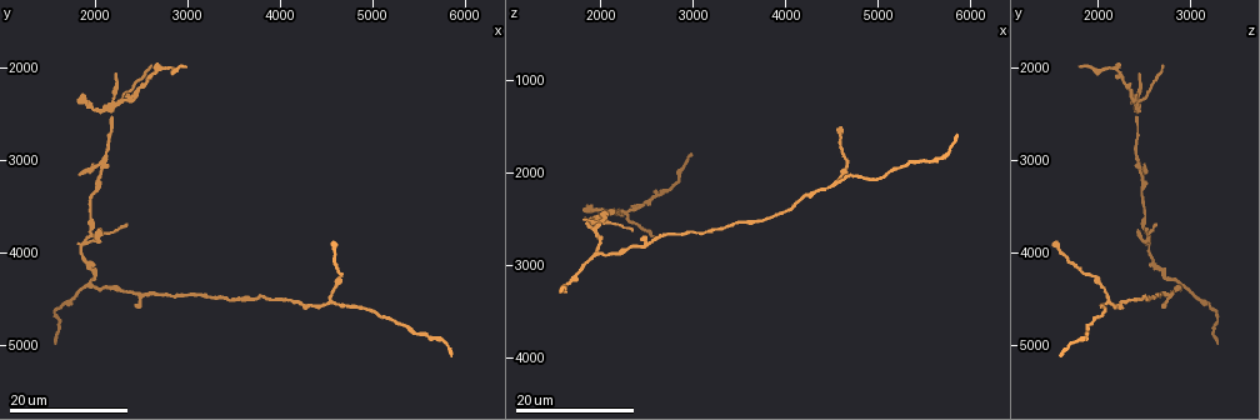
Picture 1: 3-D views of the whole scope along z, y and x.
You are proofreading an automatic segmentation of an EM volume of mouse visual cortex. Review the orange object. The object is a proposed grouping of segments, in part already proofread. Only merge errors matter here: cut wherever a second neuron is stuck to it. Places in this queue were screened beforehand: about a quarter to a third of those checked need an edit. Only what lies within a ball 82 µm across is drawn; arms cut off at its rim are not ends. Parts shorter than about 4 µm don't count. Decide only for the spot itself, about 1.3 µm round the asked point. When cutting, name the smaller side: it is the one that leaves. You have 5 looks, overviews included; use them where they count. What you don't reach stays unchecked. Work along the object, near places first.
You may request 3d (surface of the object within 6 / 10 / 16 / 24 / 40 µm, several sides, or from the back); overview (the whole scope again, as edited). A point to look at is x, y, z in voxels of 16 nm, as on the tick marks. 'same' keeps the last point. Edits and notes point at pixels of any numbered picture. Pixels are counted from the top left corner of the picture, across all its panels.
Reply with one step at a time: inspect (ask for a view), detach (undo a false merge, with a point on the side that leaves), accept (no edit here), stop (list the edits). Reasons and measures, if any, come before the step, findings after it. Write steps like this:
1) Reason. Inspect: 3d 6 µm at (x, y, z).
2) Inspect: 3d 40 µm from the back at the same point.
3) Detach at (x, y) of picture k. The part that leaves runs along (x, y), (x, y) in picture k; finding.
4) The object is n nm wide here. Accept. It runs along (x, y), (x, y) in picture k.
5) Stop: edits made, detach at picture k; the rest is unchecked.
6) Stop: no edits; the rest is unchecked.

A fork. Inspect: 3d 24 µm at (4500, 4550, 2100).

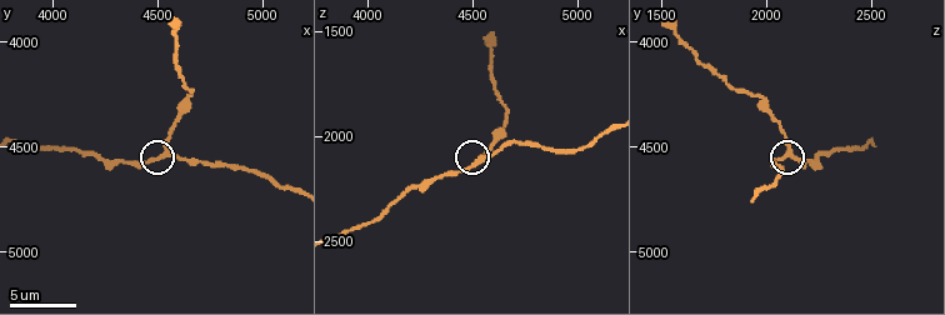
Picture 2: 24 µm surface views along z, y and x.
Closer look. Inspect: 3d 10 µm at (4550, 4520, 2100).

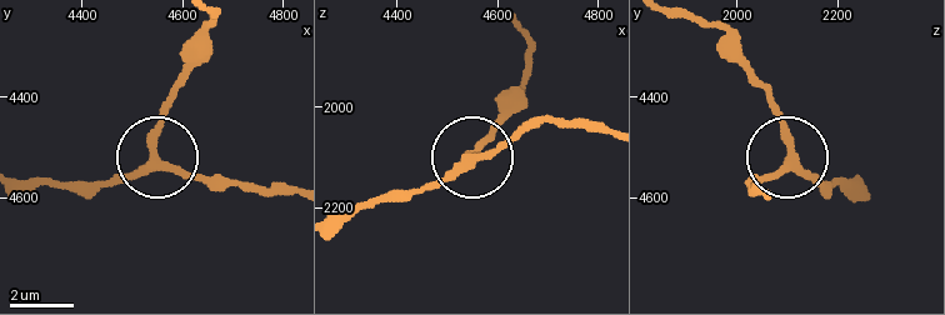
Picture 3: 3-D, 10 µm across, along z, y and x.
3 arms meet here. Accept. It runs along (20, 180), (133, 178), (154, 156), (173, 86) in picture 3; all the same neuron.

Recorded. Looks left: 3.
A fork. Inspect: 3d 24 µm at (1950, 4350, 2850).

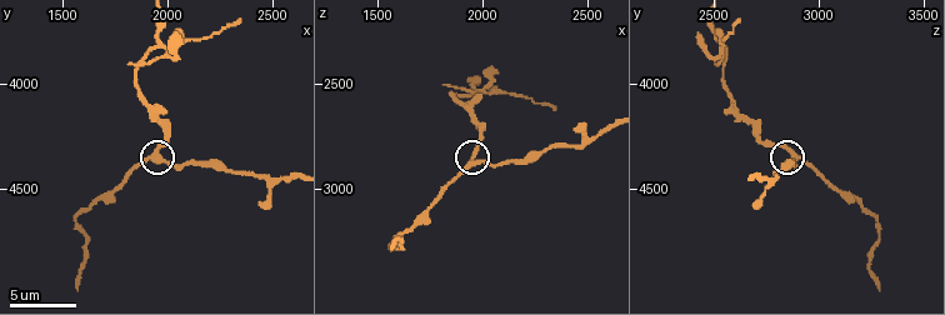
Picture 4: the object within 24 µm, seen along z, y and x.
Inspect: 3d 6 µm at (1940, 4330, 2870).

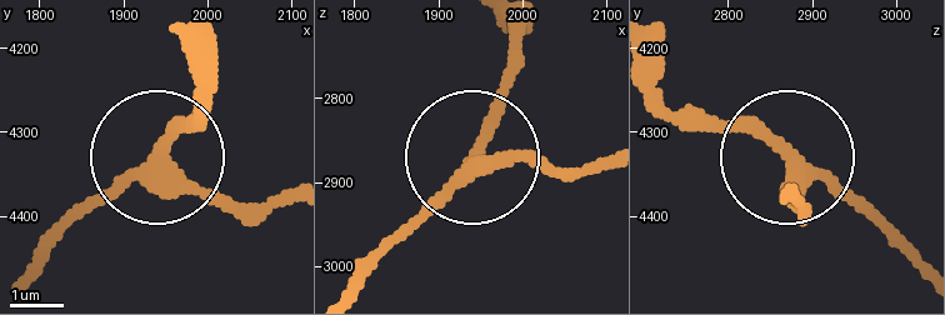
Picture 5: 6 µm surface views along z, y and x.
Accept. It runs along (794, 208), (799, 158), (889, 243) in picture 5; all the same neuron.

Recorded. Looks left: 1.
Three arms meet. Inspect: 3d 16 µm at (2460, 4440, 2790).

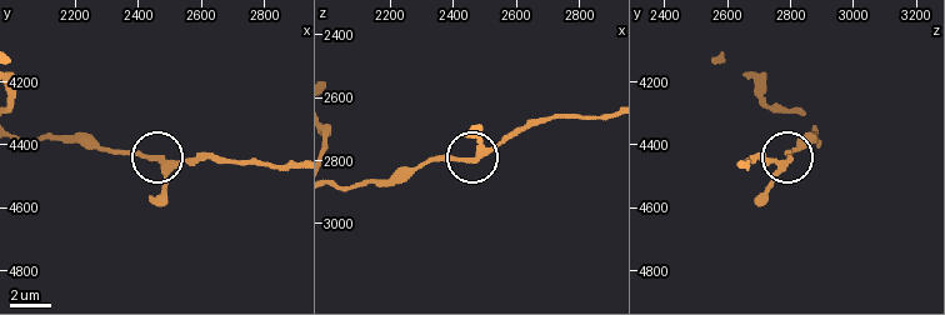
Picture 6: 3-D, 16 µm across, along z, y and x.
3 arms meet here. Accept. It runs along (474, 156), (524, 128) in picture 6; continuous, no second neuron.

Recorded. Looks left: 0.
Stop: no edits; the rest is unchecked.

